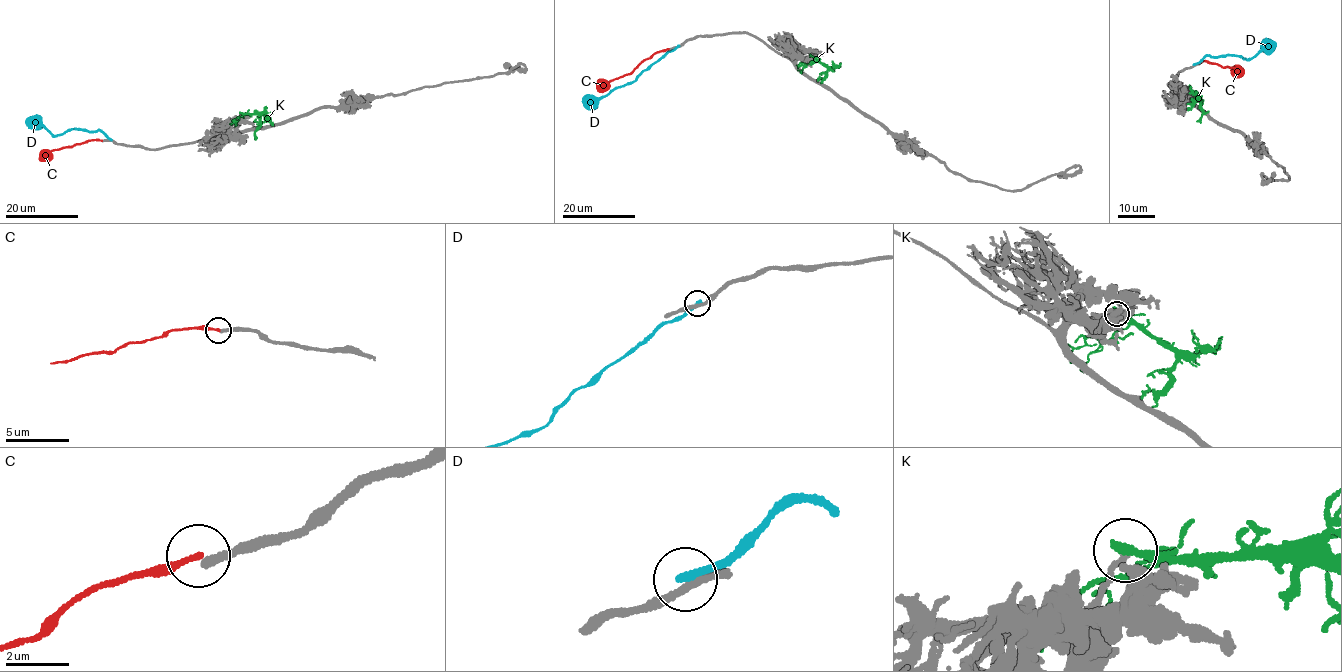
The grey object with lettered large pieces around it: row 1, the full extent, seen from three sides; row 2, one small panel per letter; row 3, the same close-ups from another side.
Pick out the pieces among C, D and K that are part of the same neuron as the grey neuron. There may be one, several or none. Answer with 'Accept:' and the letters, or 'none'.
Accept: none

